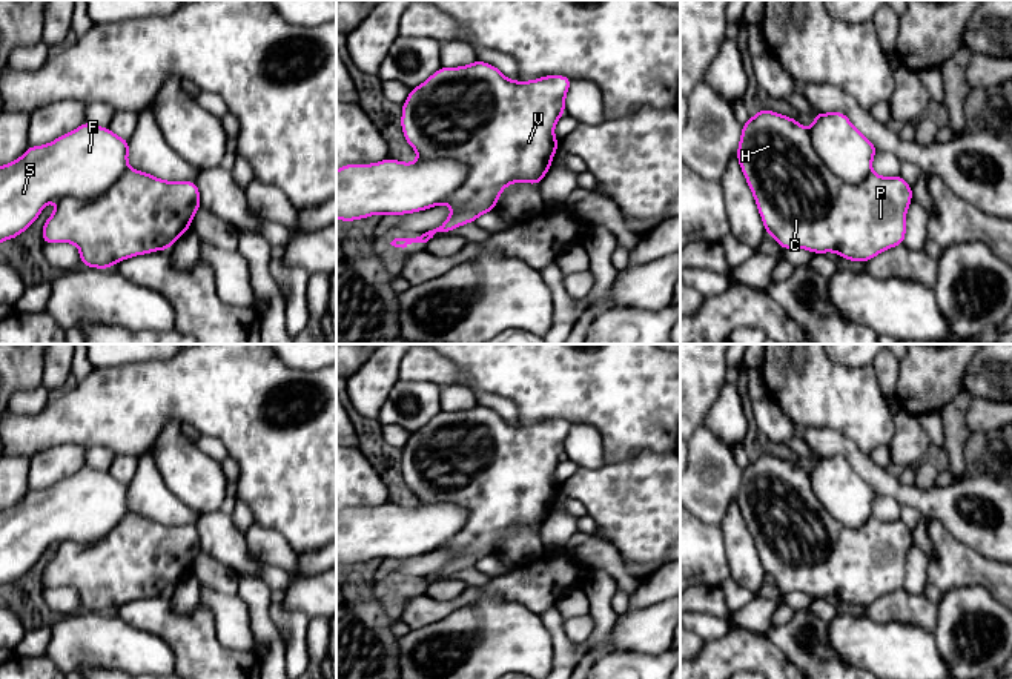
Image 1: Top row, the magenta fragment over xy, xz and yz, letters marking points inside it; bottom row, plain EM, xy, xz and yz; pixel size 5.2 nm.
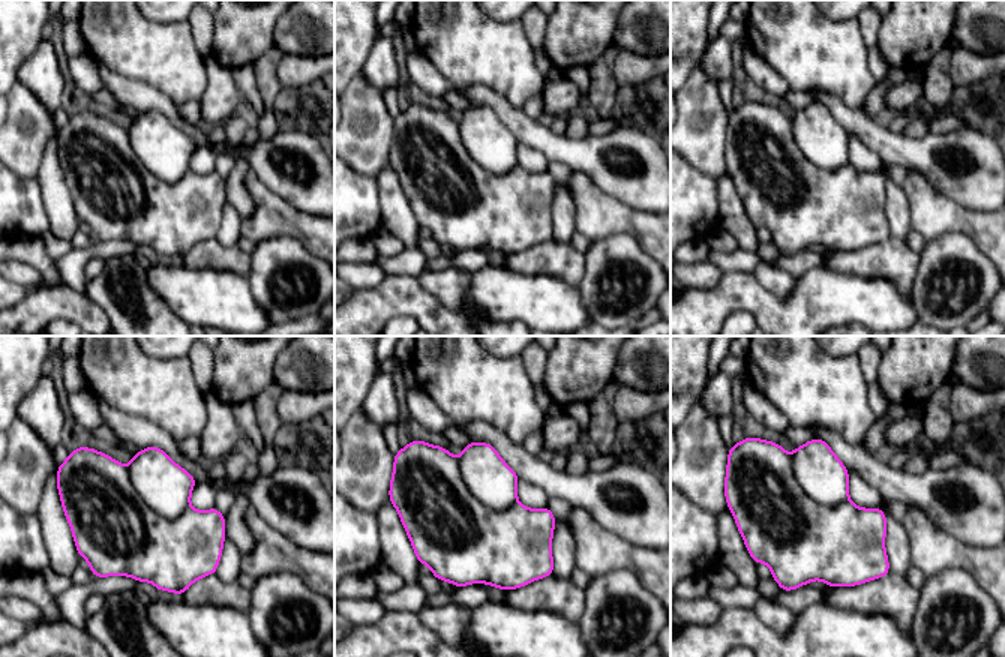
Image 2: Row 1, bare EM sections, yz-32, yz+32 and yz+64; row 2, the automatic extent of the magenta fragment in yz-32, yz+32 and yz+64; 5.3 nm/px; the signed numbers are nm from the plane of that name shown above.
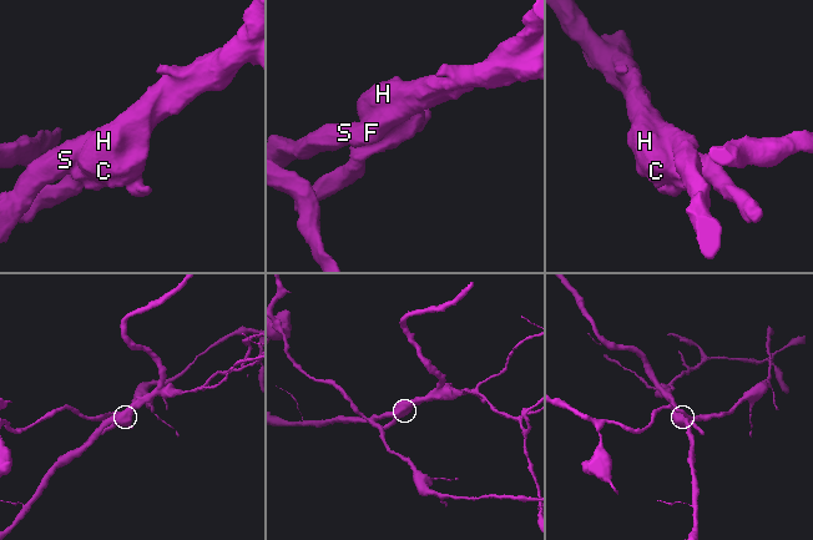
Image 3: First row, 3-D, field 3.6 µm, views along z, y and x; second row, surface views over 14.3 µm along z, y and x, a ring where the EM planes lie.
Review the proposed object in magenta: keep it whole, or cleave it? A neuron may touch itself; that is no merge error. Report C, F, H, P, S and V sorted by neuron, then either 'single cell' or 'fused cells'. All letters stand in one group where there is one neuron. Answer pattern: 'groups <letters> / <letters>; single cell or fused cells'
groups C H P V / F S; fused cells

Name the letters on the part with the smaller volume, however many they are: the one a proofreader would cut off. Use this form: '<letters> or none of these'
C, H, P, V

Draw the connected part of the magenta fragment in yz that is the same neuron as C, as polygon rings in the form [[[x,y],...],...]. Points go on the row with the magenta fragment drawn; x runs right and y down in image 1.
[[[765,108],[742,126],[736,154],[765,230],[782,249],[799,247],[814,253],[837,252],[840,258],[866,263],[886,249],[905,244],[912,186],[903,177],[880,177],[872,172],[858,184],[846,183],[822,161],[803,124]]]

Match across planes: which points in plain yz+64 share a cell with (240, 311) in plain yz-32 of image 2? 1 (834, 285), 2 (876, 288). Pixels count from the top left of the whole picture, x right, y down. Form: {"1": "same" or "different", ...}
{"1": "same", "2": "same"}

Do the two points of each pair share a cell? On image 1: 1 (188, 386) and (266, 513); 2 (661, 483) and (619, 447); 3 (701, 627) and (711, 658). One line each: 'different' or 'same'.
1: same
2: different
3: different

